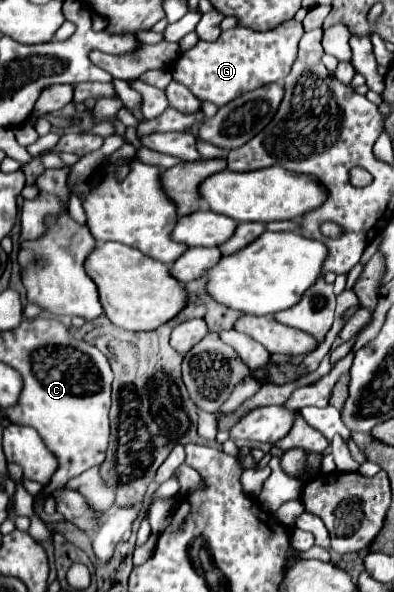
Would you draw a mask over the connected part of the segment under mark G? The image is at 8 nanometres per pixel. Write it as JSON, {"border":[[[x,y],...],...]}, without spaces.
{"border":[[[297,20],[283,22],[281,26],[257,32],[249,28],[233,28],[223,32],[215,42],[197,42],[191,50],[183,52],[171,68],[173,80],[187,86],[195,98],[213,102],[217,108],[229,104],[253,88],[261,88],[271,82],[283,80],[297,56],[297,44],[305,28]]]}

